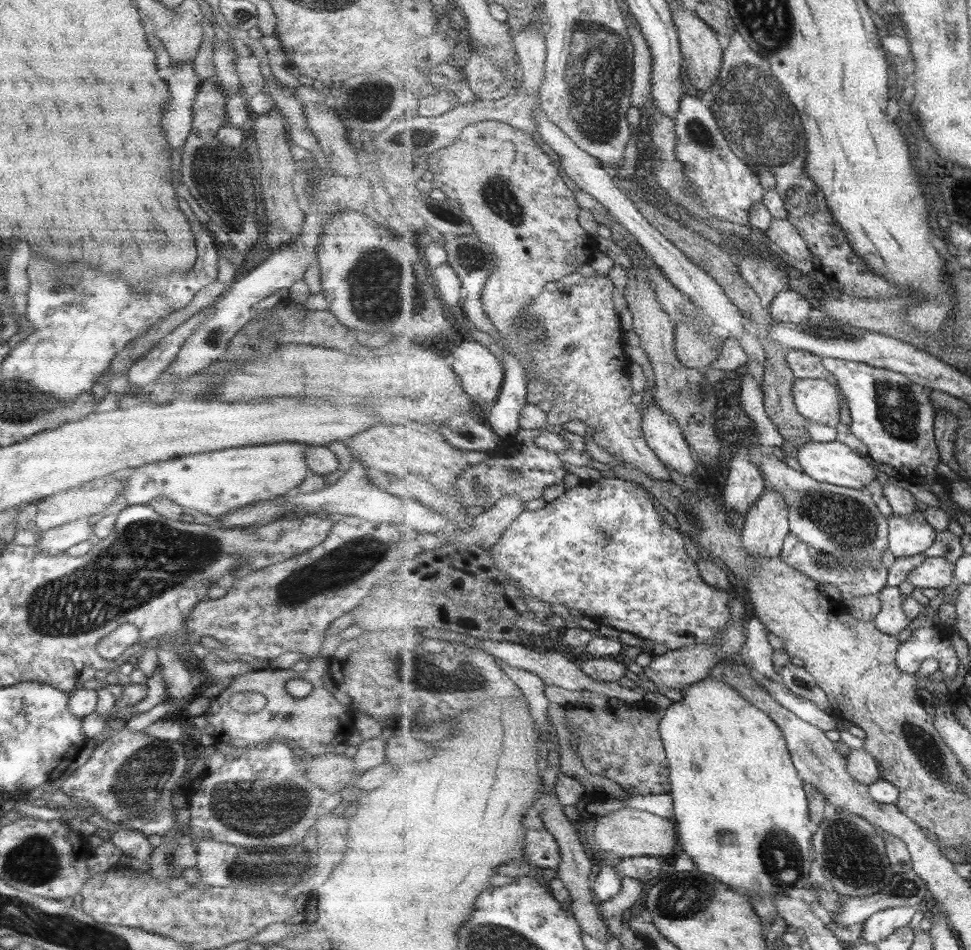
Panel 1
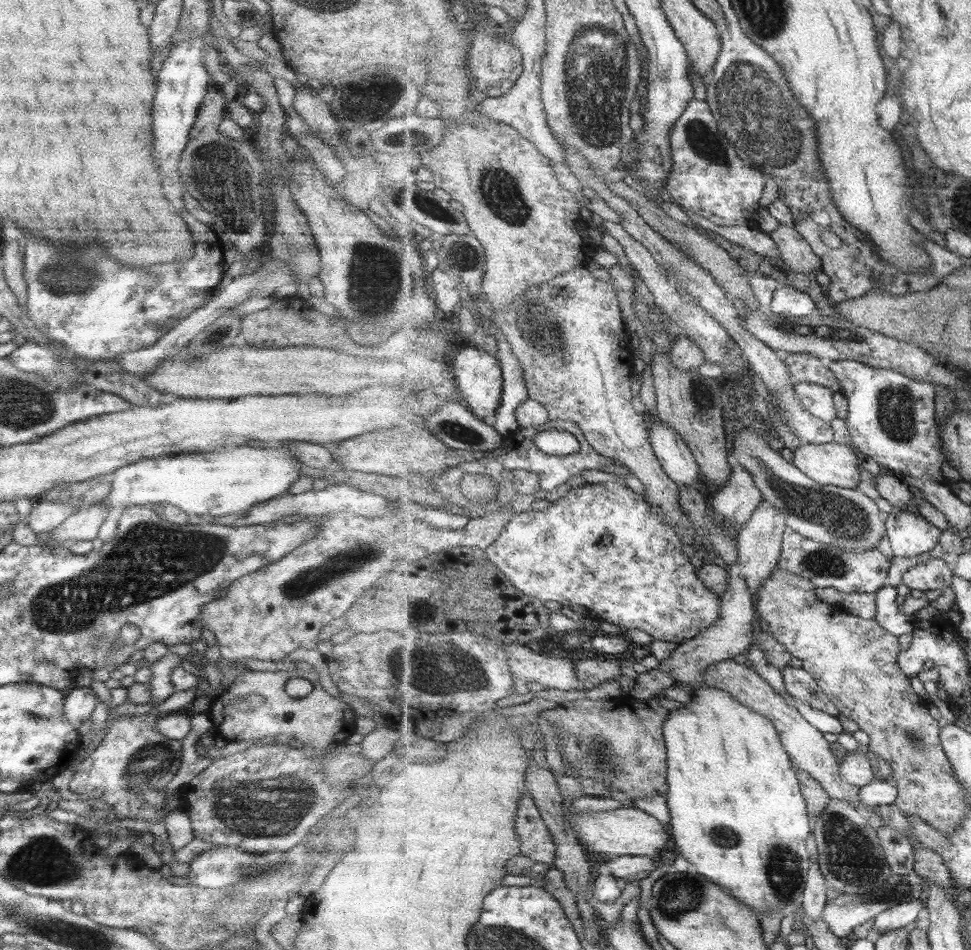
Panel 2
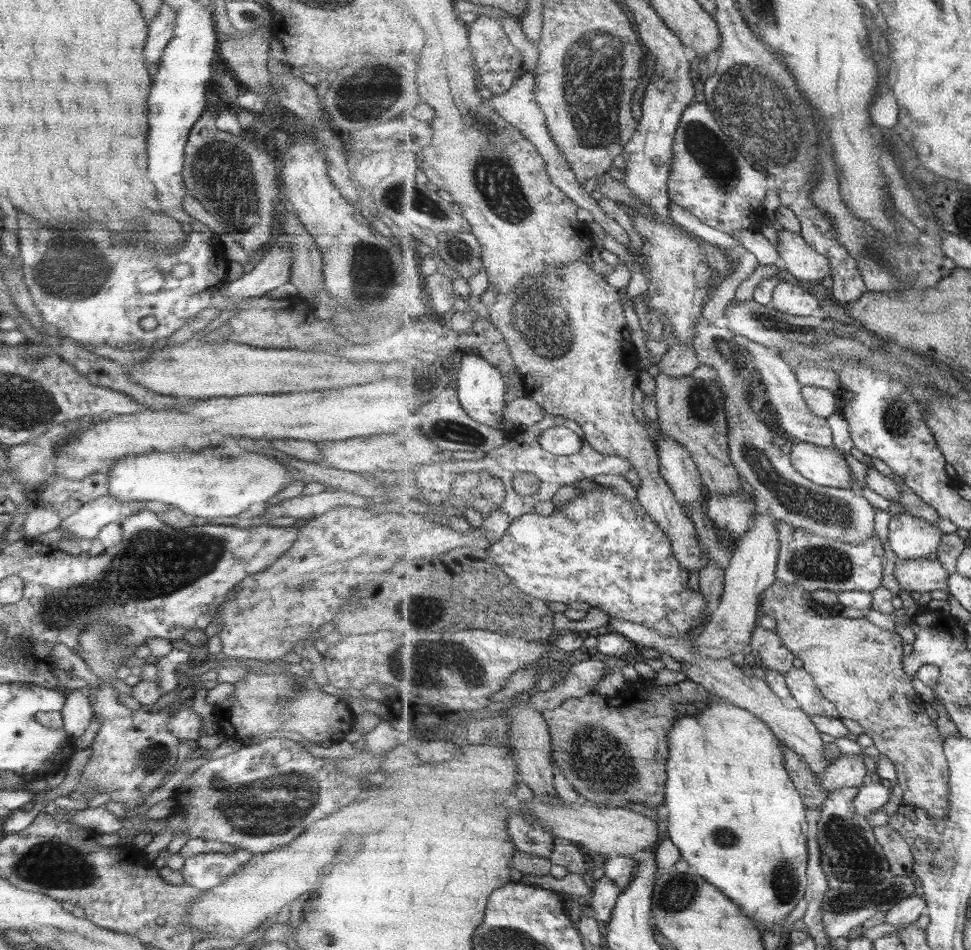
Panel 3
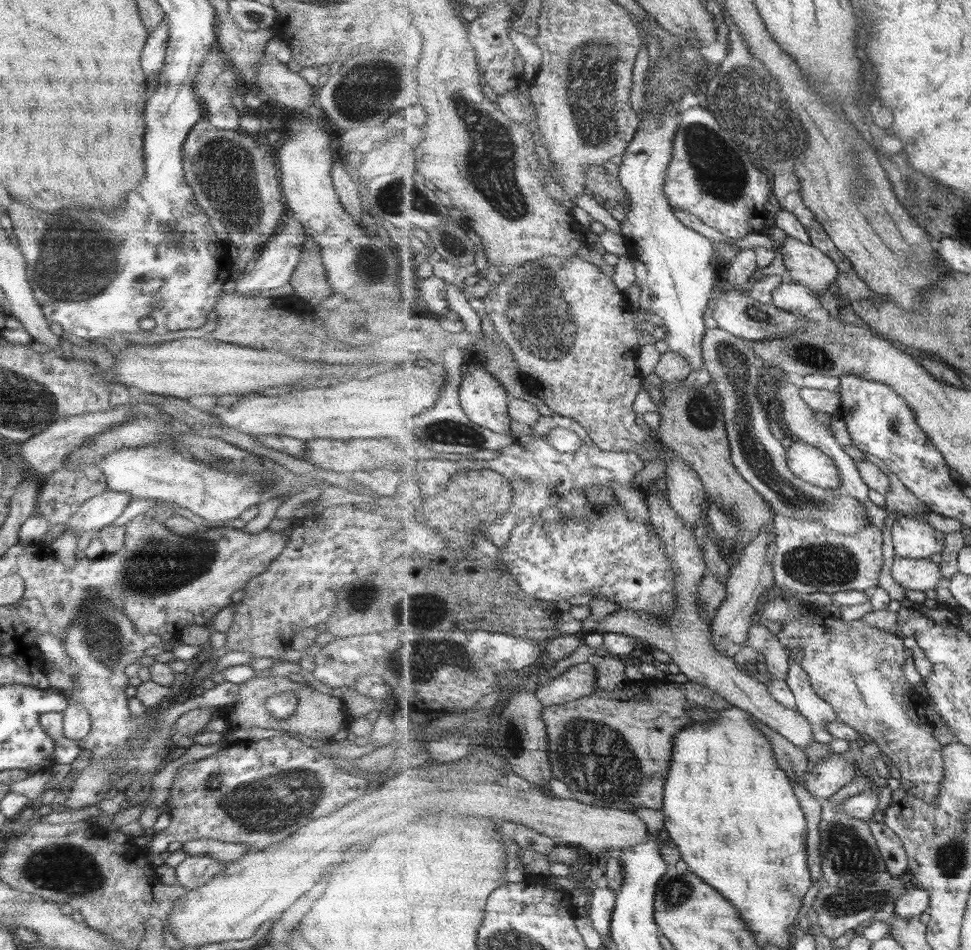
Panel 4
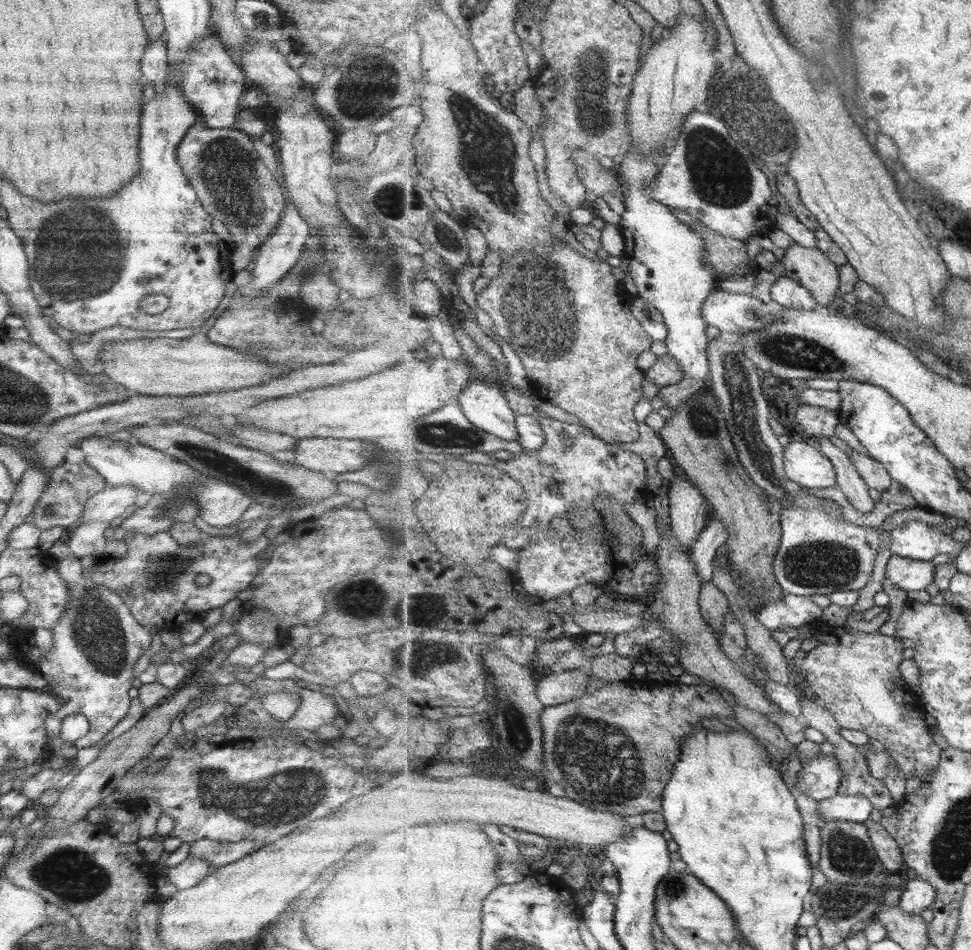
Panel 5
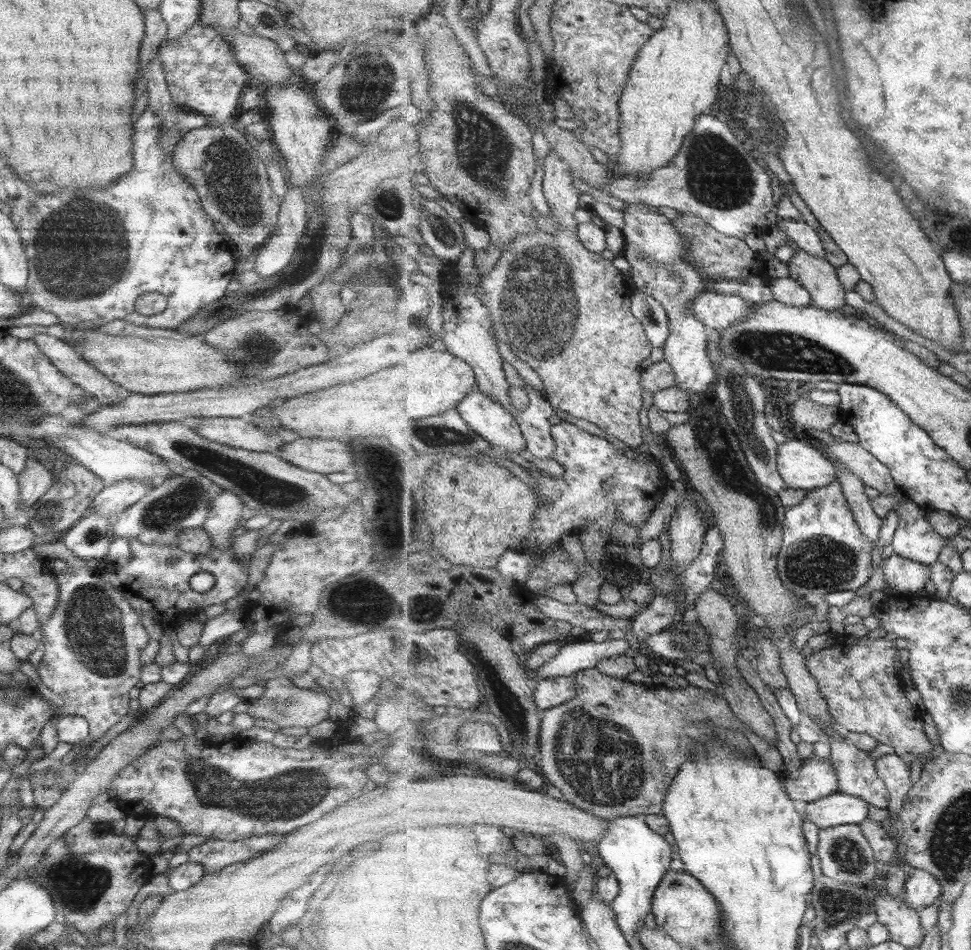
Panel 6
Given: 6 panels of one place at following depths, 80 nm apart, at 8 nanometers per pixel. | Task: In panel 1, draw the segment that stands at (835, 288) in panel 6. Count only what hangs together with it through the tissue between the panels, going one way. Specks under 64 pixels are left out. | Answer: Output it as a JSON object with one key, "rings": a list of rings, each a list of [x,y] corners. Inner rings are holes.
{"rings":[[[774,217],[771,226],[762,234],[780,246],[783,253],[797,260],[812,262],[812,252],[807,241],[787,217]]]}

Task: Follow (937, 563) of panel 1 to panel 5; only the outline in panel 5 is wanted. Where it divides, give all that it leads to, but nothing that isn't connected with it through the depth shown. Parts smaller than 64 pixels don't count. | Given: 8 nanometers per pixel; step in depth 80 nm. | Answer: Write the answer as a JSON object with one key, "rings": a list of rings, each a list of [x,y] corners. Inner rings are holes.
{"rings":[[[894,556],[888,561],[886,577],[907,591],[925,591],[935,582],[936,565]]]}

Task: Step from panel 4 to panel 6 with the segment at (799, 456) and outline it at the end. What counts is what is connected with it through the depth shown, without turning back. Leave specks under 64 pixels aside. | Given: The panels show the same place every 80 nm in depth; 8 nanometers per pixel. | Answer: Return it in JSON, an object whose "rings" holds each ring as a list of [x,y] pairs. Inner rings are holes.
{"rings":[[[803,435],[797,439],[788,438],[779,445],[778,467],[787,484],[794,489],[813,491],[838,480],[836,463],[803,440]]]}

